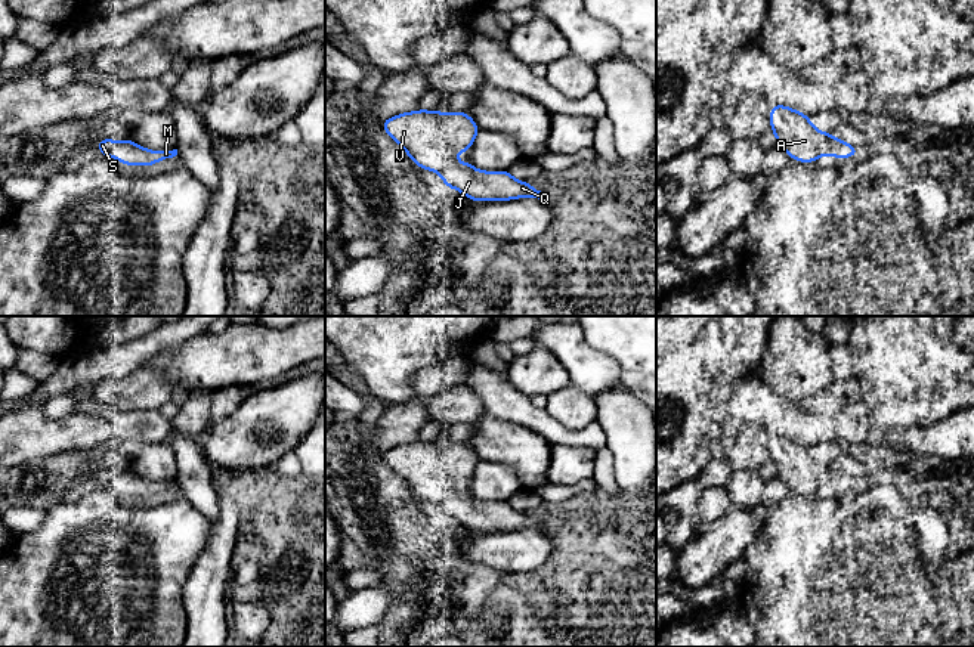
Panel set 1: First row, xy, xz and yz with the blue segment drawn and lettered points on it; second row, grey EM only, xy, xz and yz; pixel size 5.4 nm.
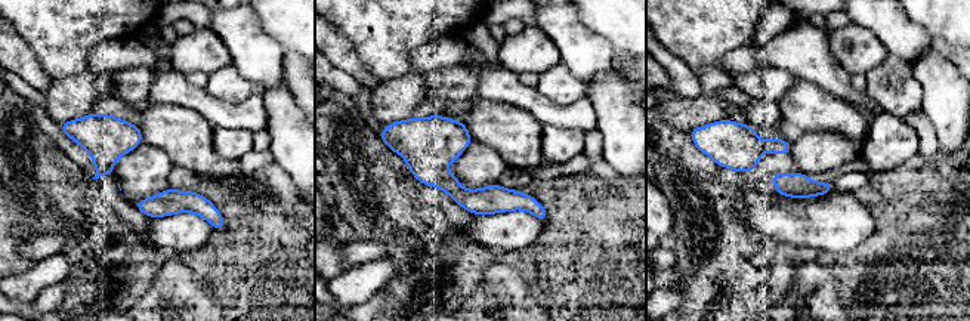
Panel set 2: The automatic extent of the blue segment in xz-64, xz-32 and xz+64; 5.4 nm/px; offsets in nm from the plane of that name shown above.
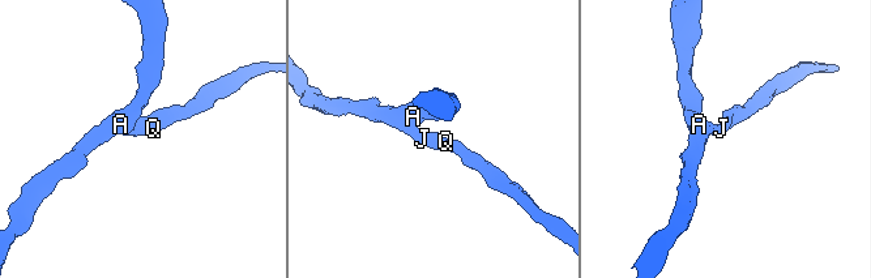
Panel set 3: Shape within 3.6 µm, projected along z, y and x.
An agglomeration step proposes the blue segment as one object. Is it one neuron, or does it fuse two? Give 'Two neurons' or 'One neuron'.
One neuron

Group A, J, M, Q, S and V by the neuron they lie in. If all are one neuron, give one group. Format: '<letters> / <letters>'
A J M Q S V

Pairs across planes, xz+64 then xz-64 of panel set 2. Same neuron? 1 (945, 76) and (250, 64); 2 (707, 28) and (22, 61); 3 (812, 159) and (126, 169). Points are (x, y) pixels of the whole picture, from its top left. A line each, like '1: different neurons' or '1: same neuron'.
1: different neurons
2: different neurons
3: same neuron

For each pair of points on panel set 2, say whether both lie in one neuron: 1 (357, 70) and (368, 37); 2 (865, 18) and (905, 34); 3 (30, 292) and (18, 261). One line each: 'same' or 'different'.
1: different
2: same
3: different

